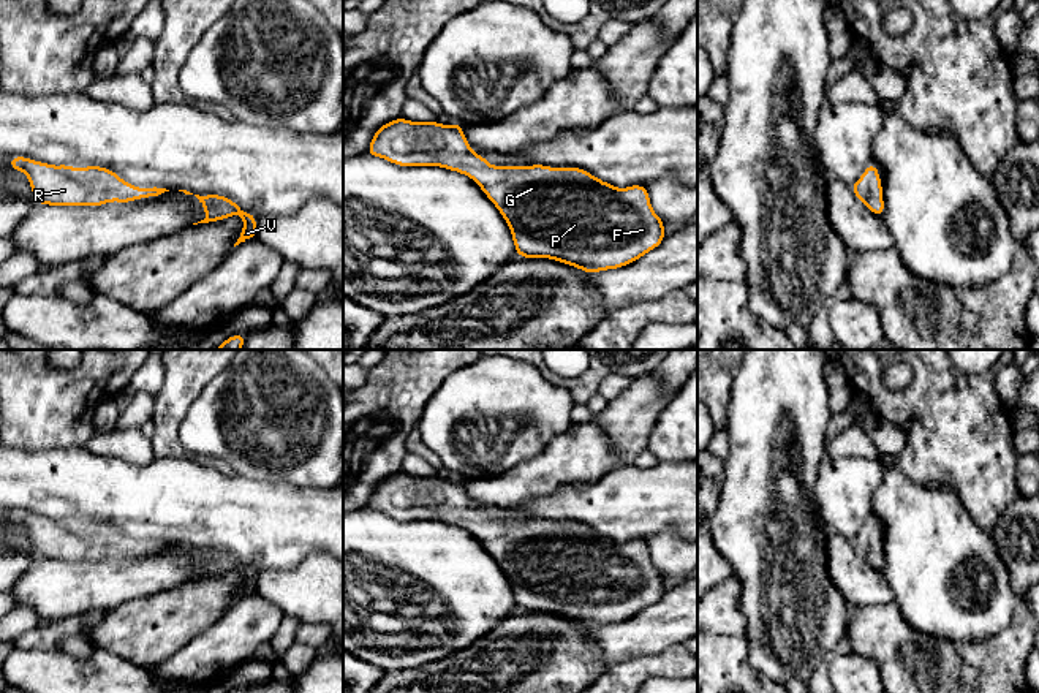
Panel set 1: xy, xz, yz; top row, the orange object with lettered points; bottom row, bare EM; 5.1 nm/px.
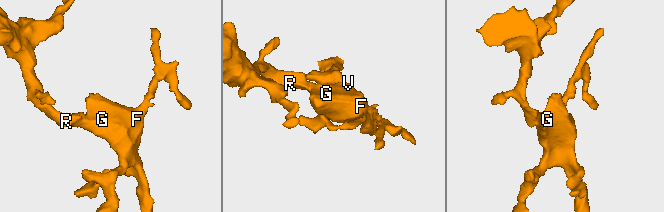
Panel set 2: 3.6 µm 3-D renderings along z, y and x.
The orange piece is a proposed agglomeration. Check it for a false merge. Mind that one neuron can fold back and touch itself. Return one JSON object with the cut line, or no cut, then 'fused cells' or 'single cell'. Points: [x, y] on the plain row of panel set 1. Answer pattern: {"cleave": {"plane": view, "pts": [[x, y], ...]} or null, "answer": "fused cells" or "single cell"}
{"cleave": null, "answer": "single cell"}

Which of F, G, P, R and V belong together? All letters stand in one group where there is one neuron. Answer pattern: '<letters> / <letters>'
F G P R V

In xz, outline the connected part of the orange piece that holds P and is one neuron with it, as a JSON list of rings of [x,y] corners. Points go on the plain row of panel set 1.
[[[403,471],[380,481],[367,503],[368,509],[381,511],[399,521],[441,521],[476,535],[487,552],[506,574],[514,601],[522,612],[549,612],[574,620],[588,628],[617,623],[634,617],[664,595],[664,578],[653,566],[650,551],[644,540],[615,543],[585,524],[566,521],[492,521],[482,509],[471,505],[460,478],[441,479],[438,476],[410,476]]]

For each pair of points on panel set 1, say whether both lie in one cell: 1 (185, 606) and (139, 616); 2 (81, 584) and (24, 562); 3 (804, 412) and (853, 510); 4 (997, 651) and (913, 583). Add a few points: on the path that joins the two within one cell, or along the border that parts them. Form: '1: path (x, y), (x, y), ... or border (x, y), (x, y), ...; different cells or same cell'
1: path (174, 609), (168, 609), (162, 616), (151, 616); same cell
2: border (35, 557), (16, 583); different cells
3: border (826, 456), (818, 467), (812, 491); different cells
4: border (1012, 616), (993, 635), (982, 639), (946, 639); different cells

